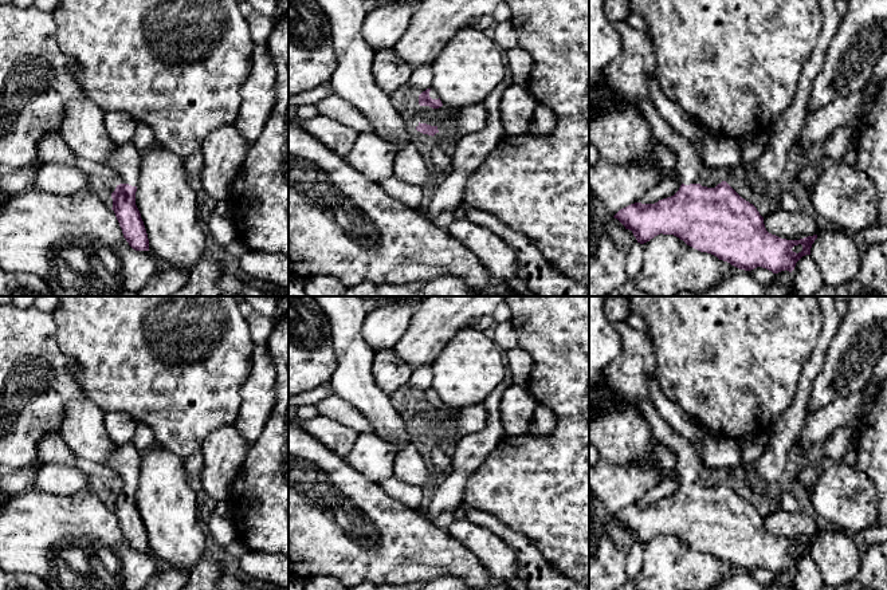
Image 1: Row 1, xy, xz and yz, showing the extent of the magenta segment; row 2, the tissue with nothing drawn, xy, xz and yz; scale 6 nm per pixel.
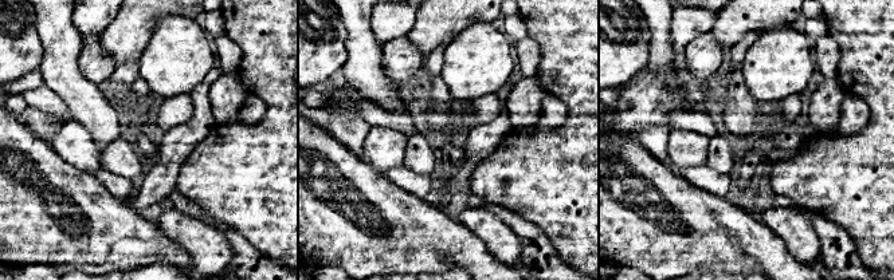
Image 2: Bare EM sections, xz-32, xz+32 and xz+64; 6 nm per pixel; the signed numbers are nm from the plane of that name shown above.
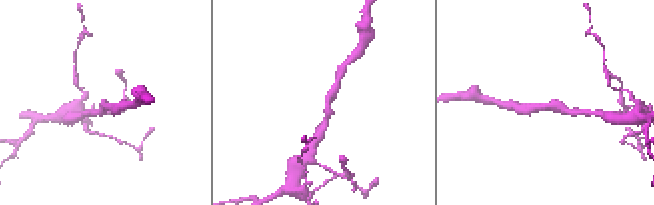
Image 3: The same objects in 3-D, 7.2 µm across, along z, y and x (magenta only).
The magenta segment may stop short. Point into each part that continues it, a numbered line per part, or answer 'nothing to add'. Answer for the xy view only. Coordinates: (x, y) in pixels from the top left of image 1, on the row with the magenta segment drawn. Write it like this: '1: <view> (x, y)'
1: xy (126, 158)

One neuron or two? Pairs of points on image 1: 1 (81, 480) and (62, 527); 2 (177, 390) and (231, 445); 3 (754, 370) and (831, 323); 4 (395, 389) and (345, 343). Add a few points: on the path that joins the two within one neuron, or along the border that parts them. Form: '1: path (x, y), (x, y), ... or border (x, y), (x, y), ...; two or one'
1: border (85, 490), (67, 495), (51, 495), (44, 491); two
2: border (234, 420), (215, 428), (200, 449); two
3: border (821, 310), (820, 337), (808, 360); two
4: border (375, 351), (371, 369), (372, 378), (389, 394); two

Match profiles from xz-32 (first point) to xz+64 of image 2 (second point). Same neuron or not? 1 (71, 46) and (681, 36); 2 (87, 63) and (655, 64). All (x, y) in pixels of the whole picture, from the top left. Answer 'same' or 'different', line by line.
1: different
2: different

